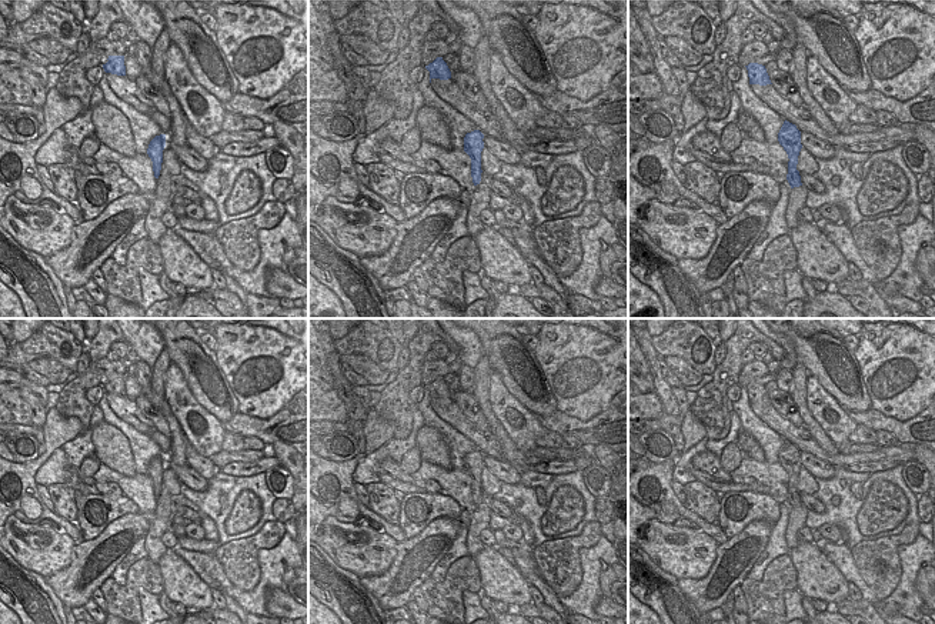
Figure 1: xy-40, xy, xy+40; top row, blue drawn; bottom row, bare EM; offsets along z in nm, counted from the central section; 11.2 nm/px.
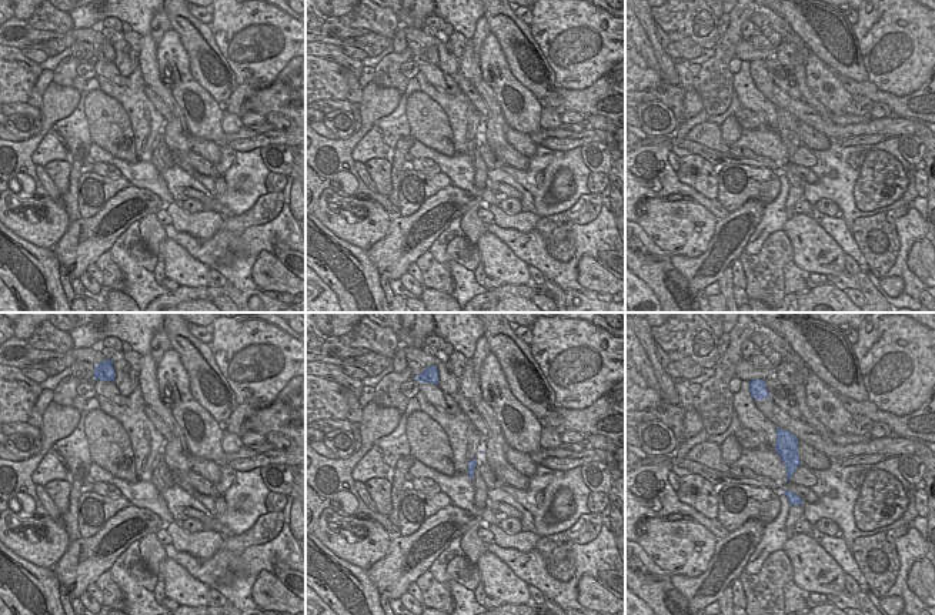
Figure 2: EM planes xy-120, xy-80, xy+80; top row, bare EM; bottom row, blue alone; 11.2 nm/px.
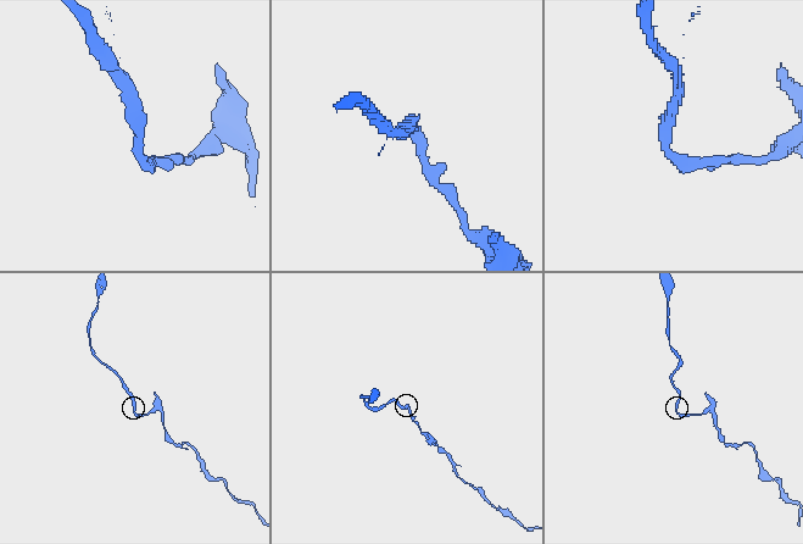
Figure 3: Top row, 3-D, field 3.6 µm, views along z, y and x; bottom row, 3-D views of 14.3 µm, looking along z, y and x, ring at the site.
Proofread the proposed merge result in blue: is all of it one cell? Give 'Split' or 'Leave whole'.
Leave whole.

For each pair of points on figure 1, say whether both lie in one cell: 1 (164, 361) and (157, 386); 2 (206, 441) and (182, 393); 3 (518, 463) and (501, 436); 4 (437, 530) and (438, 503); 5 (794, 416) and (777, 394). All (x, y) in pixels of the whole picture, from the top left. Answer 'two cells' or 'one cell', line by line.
1: one cell
2: one cell
3: one cell
4: two cells
5: one cell

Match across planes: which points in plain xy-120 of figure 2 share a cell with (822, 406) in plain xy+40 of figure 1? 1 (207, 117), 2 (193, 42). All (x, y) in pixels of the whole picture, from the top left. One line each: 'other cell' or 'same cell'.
1: same cell
2: other cell

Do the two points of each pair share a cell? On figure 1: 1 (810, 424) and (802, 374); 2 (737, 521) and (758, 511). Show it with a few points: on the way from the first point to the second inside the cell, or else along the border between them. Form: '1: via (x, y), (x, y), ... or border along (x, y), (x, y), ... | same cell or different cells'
1: via (804, 411), (800, 400), (800, 387) | same cell
2: via (743, 520), (752, 511) | same cell

